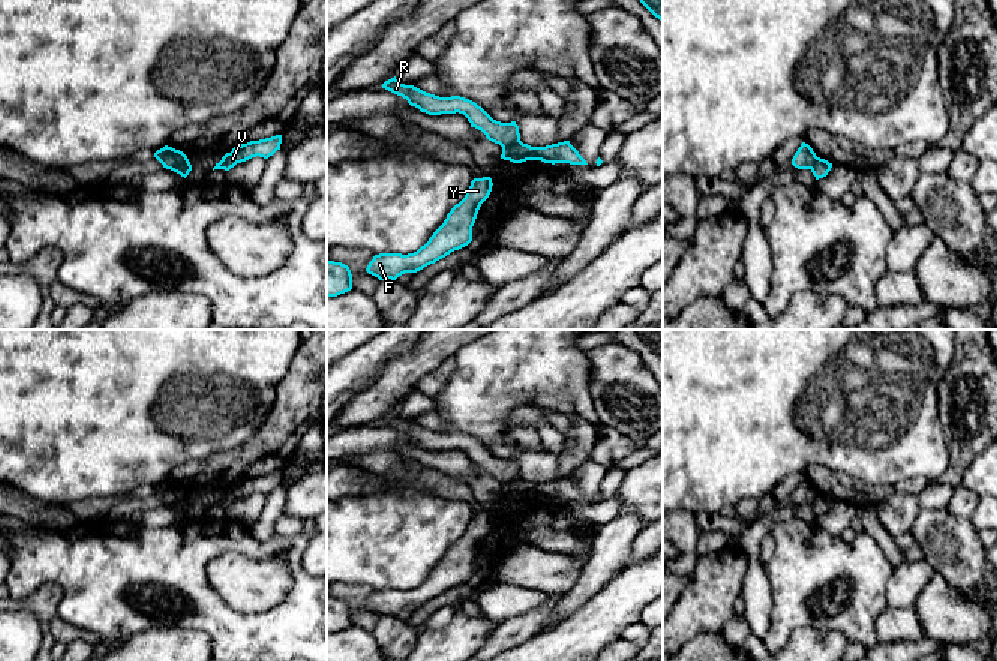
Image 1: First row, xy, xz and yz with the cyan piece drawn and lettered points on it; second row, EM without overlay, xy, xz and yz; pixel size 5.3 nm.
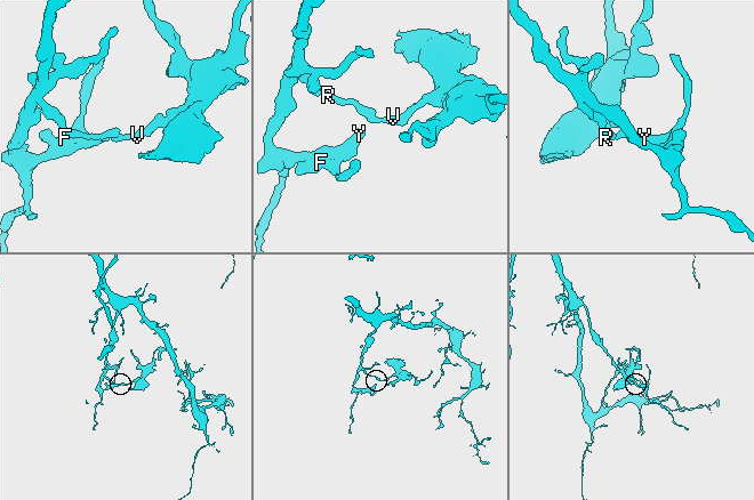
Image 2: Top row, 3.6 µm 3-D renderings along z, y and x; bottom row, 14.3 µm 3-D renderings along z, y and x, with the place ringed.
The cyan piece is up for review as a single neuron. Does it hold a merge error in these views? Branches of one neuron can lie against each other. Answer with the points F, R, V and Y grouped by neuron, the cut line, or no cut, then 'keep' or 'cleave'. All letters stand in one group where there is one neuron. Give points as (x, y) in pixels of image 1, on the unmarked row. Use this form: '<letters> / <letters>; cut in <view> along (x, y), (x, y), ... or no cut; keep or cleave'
F R Y / V; cut in xy along (186, 493), (170, 504); cleave

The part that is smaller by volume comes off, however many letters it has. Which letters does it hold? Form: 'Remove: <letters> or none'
Remove: V

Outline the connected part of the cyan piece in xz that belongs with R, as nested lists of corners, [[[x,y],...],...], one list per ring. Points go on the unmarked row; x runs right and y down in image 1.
[[[396,412],[385,417],[382,424],[402,432],[411,442],[415,442],[429,451],[463,450],[471,459],[471,463],[481,466],[489,477],[499,480],[502,484],[520,478],[519,462],[516,457],[496,457],[469,435],[460,432],[439,433],[414,421],[400,420]]]

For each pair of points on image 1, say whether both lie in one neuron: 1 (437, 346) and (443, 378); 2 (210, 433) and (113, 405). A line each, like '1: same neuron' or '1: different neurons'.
1: different neurons
2: same neuron

